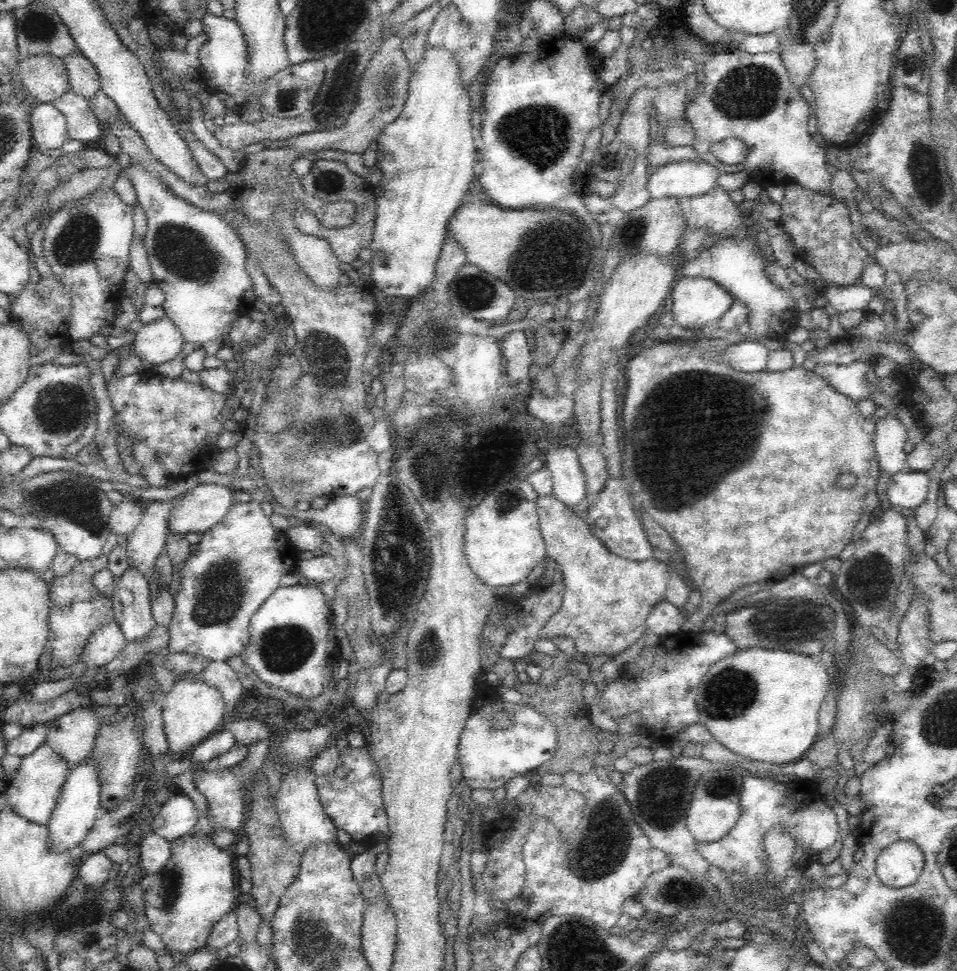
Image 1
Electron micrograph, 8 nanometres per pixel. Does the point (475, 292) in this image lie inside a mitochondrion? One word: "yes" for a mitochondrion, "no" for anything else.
yes

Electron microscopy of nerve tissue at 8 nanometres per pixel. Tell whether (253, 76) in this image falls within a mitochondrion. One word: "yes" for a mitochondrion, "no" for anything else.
no

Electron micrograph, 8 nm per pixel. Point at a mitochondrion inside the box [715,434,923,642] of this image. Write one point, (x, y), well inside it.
(871, 575)

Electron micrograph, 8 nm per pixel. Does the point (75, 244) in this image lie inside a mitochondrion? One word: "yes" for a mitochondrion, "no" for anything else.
yes

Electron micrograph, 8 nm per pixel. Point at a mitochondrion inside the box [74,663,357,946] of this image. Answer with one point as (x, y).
(170, 883)

